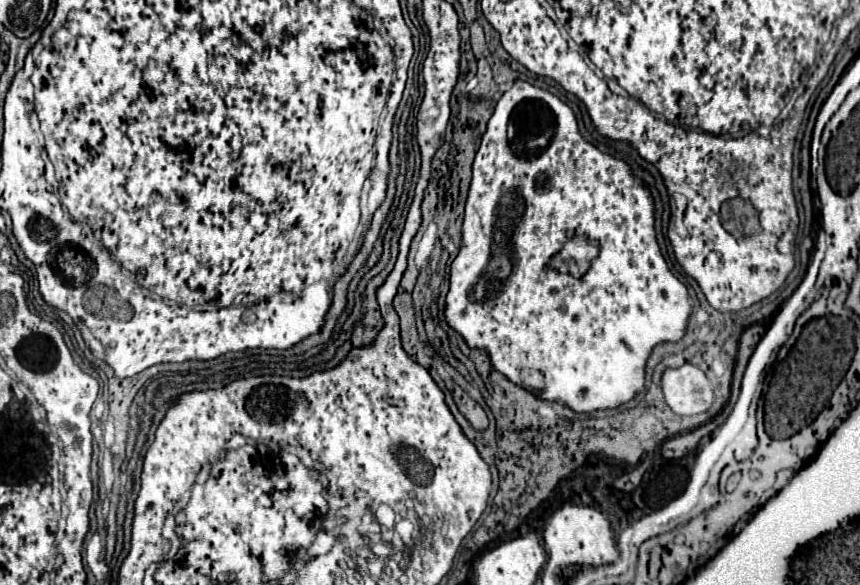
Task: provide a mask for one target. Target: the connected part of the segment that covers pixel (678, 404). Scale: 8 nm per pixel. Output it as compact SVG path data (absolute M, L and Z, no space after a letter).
M695 365L667 369L661 379L665 403L677 415L699 415L713 405L713 387L705 373Z

